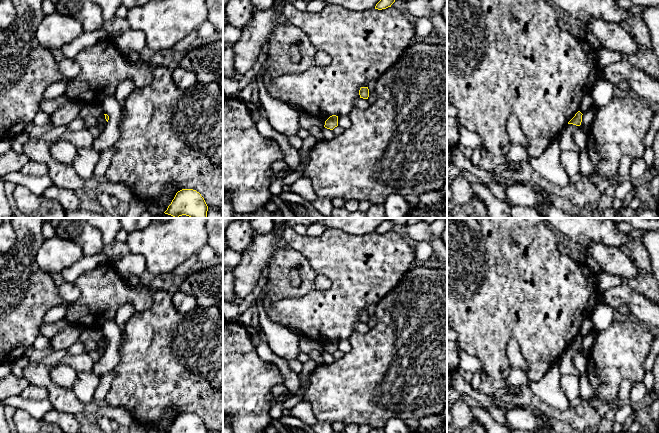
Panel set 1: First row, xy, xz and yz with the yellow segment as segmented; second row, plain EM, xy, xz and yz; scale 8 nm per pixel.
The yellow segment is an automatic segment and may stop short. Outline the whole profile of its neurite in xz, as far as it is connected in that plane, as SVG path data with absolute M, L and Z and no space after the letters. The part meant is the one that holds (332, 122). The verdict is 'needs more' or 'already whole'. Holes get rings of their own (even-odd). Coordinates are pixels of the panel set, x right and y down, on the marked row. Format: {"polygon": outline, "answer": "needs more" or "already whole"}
{"polygon": "M332 115L326 121L324 127L330 130L333 130L338 126L338 116Z", "answer": "already whole"}

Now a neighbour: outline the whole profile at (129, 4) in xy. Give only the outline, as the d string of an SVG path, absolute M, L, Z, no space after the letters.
M121 0L122 4L126 6L128 9L143 6L146 3L152 1L152 0Z

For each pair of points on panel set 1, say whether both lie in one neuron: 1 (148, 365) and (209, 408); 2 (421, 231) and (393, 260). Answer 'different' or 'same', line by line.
1: same
2: different

